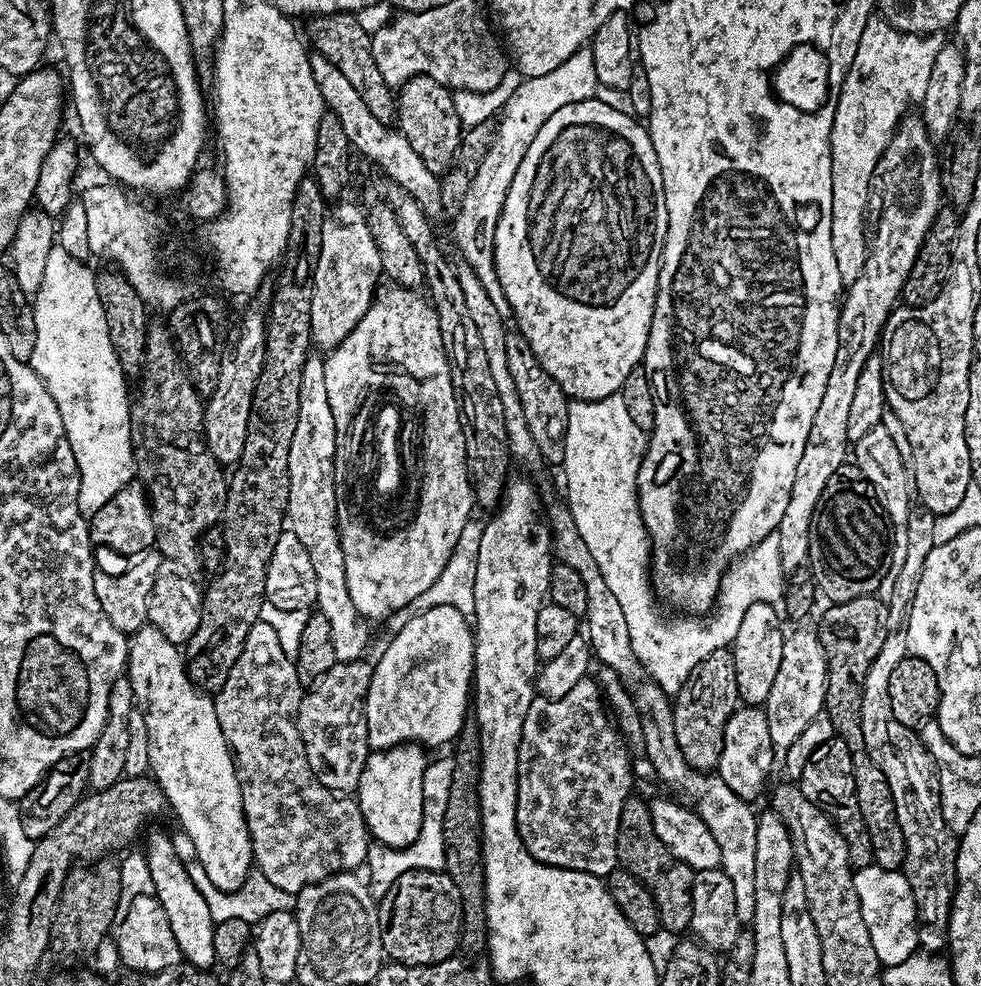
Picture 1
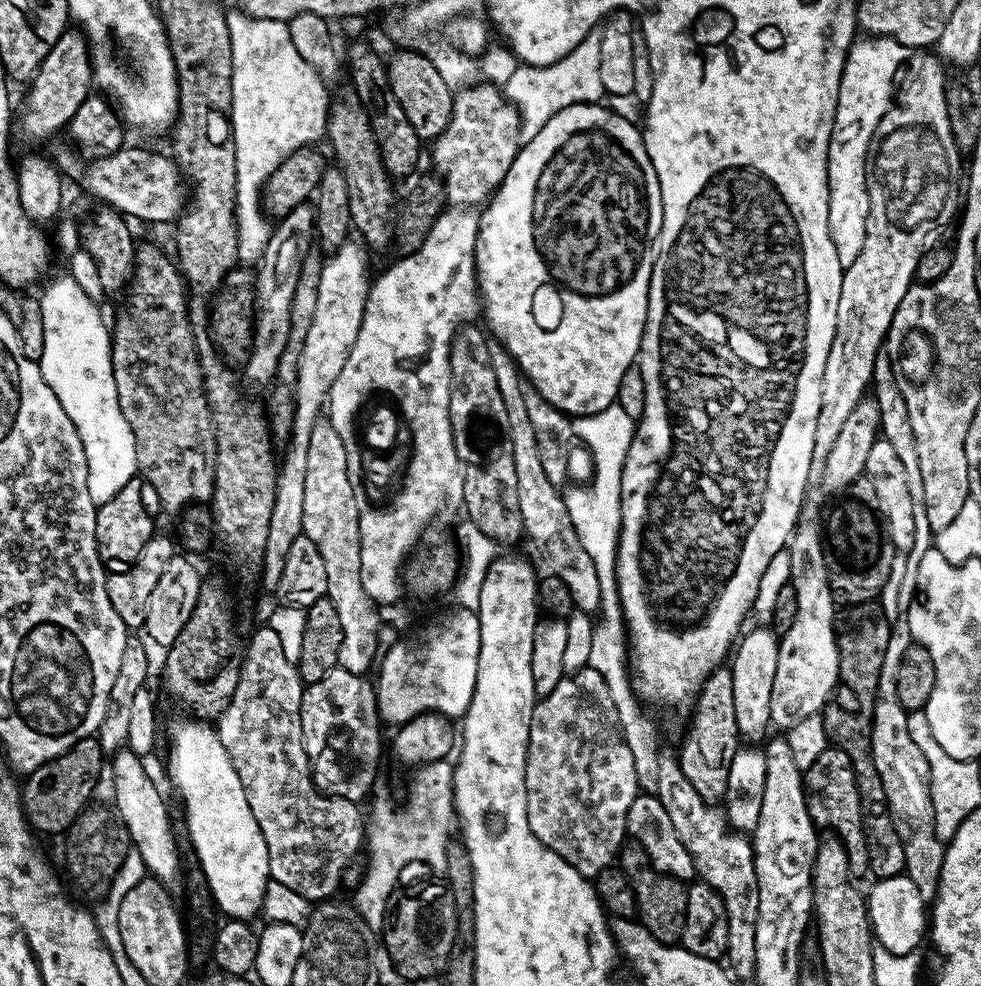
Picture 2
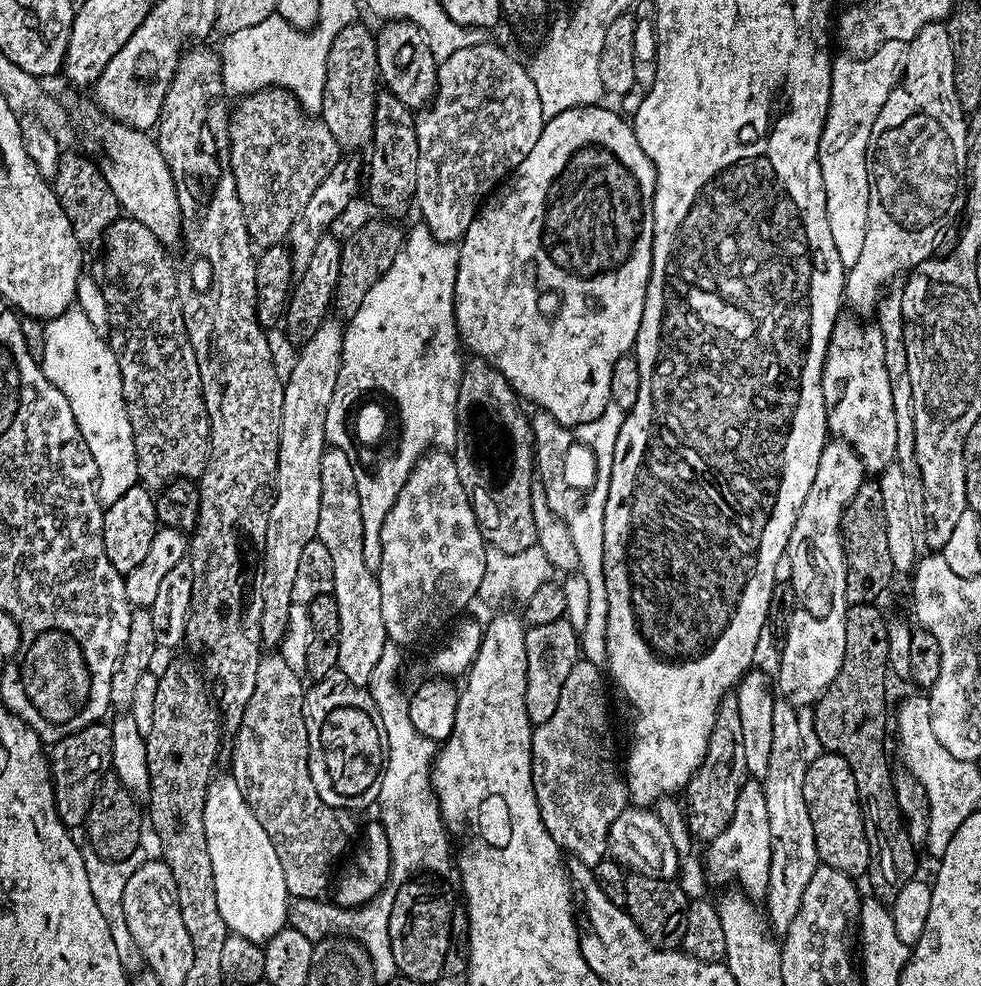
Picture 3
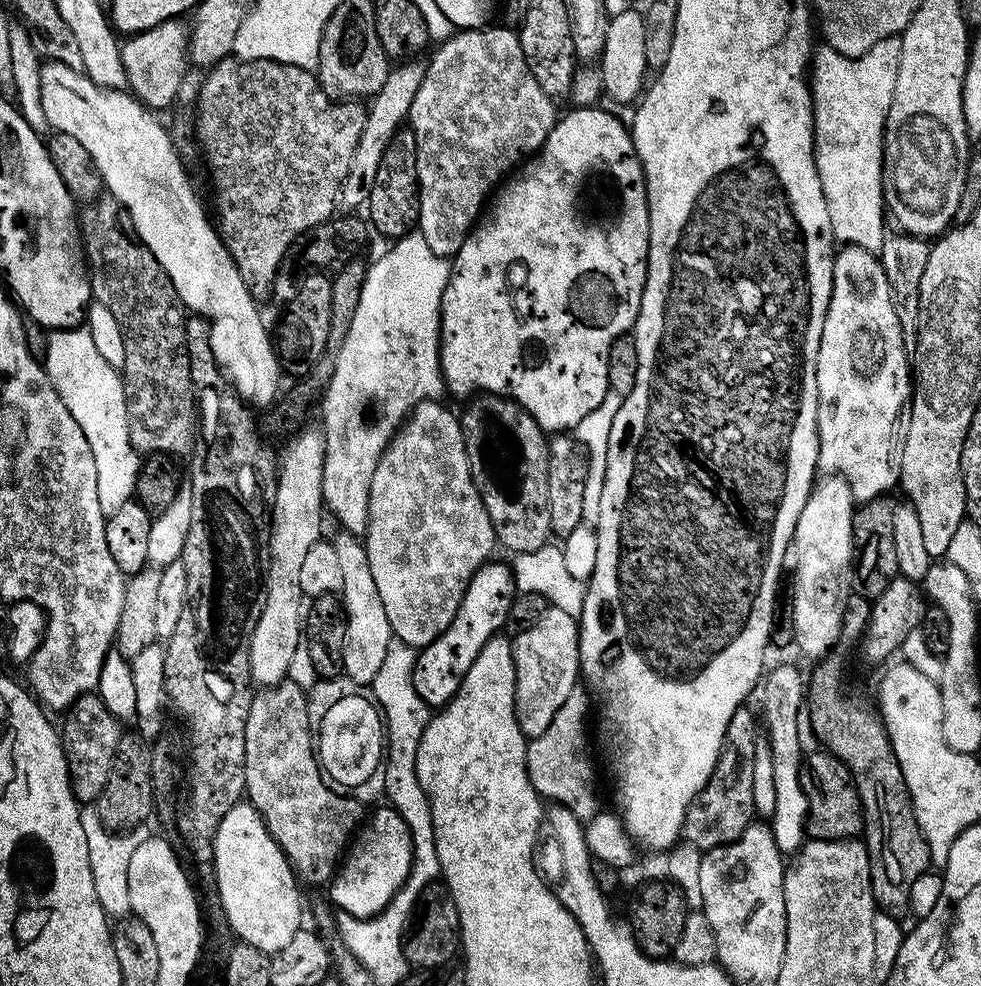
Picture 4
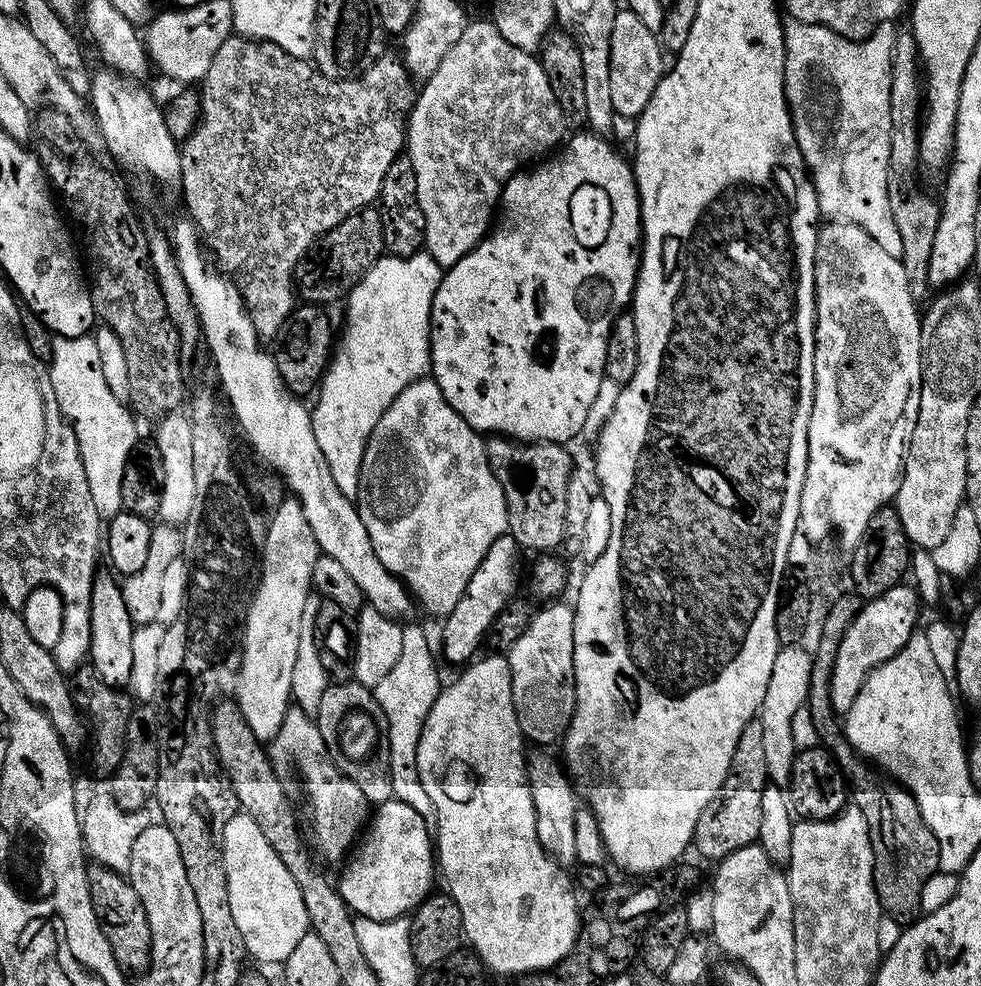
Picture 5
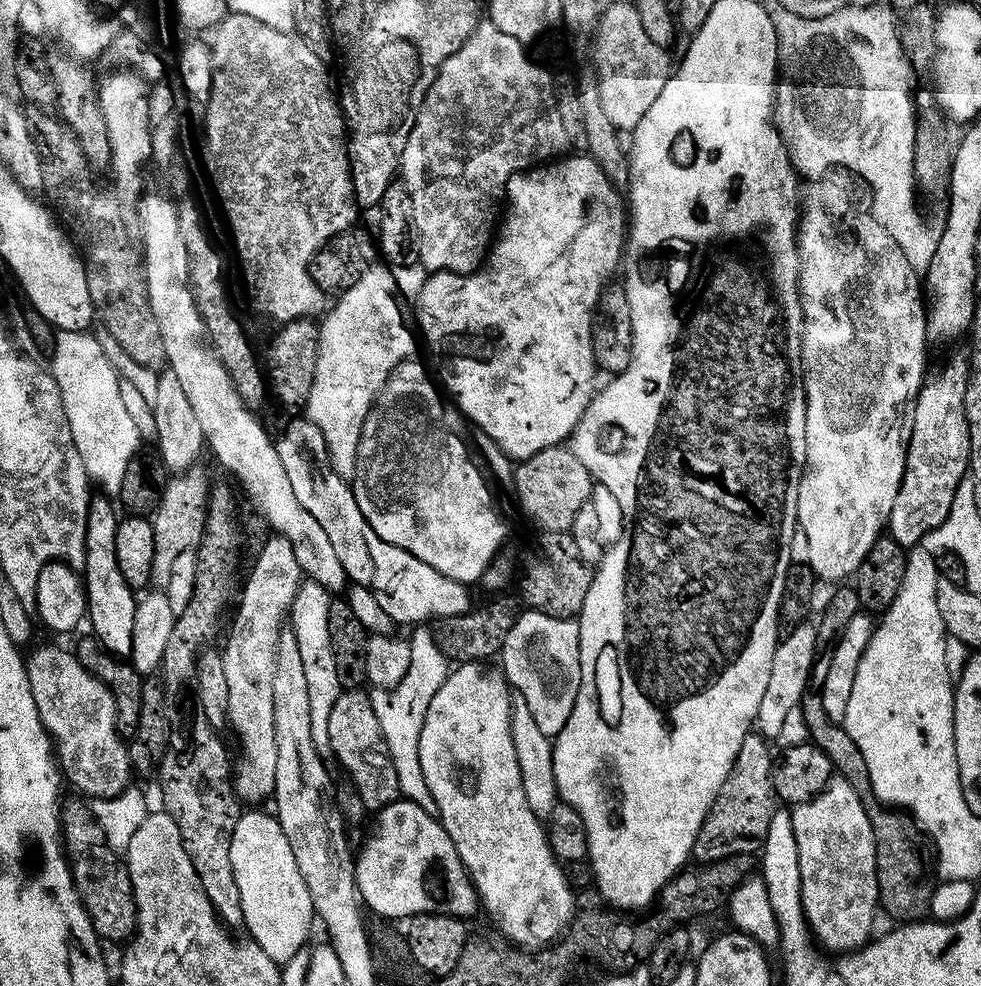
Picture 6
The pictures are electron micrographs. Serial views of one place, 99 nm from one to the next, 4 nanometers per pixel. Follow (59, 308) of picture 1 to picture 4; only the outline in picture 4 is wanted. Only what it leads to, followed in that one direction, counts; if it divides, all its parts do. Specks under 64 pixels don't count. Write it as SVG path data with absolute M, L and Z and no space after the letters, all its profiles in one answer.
M87 327L61 328L53 331L48 338L48 353L42 361L48 381L62 398L66 410L74 414L74 422L82 426L82 434L86 434L86 442L90 442L90 454L94 454L94 466L98 466L98 506L102 506L105 517L112 516L127 500L133 499L136 490L136 475L140 472L141 457L130 442L128 415L126 414L126 398L121 373L94 347L94 338L90 338Z

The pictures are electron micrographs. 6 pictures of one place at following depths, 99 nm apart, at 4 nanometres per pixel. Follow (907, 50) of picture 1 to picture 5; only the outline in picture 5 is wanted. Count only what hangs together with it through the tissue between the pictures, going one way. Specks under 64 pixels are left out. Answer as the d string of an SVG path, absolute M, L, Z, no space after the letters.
M791 18L783 21L784 26L784 93L788 99L788 111L792 114L792 125L798 142L798 150L808 167L808 175L812 177L812 185L816 187L816 197L820 207L821 217L832 222L857 224L886 250L886 254L899 256L902 250L902 238L898 238L898 226L894 226L894 218L890 214L890 198L888 197L888 178L892 162L892 107L890 94L892 93L892 47L896 41L897 29L891 23L880 24L864 40L848 40L838 34L833 28L821 24L807 24L801 20Z

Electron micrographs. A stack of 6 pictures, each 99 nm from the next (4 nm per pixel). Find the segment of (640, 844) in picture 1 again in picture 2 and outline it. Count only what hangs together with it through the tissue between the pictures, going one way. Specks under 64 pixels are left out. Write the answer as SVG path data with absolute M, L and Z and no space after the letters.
M639 846L625 847L618 856L618 867L627 877L627 881L636 899L636 916L660 944L673 946L680 944L682 930L686 926L686 898L688 890L683 880L676 880L660 872L652 865L650 858Z

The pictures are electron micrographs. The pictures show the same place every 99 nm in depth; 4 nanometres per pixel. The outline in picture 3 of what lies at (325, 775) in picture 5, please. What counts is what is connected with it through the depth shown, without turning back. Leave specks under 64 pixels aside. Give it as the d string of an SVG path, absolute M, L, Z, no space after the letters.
M261 655L258 682L254 682L254 694L250 694L246 714L242 714L242 722L231 737L232 768L230 768L230 774L234 782L238 782L238 790L242 790L250 810L254 810L254 818L262 822L262 830L266 830L270 842L274 842L278 862L282 862L282 874L286 874L289 897L301 896L315 901L316 896L322 895L323 892L325 895L329 891L334 869L349 851L357 828L355 822L352 821L353 813L347 808L335 808L322 802L312 781L308 721L304 718L304 693L306 691L304 682L301 676L286 666L286 659L282 655Z

